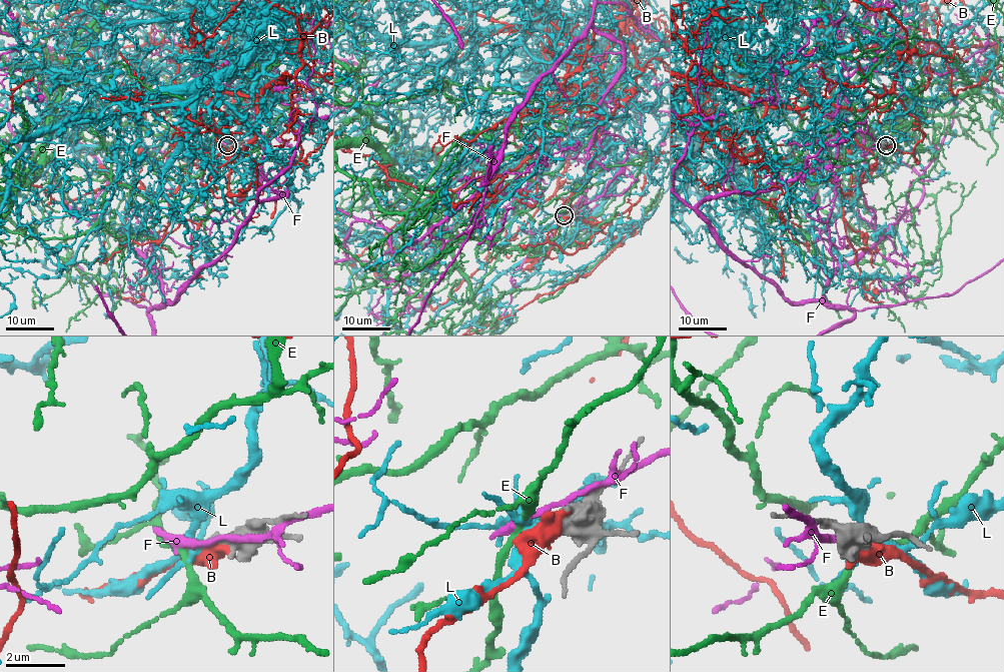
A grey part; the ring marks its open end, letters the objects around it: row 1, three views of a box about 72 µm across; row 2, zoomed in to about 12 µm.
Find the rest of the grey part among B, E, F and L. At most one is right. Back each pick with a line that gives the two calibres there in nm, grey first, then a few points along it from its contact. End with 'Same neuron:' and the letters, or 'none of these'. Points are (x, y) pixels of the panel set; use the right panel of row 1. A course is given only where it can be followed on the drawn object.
Same neuron: none of these

